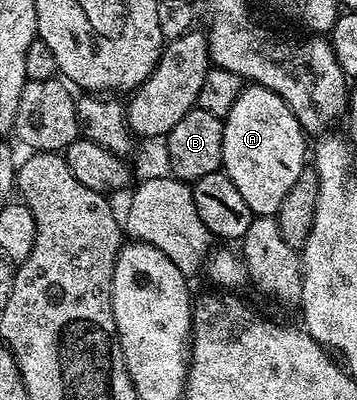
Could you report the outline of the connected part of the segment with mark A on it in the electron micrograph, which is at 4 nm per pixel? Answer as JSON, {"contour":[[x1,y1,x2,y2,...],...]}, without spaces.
{"contour":[[257,84,247,85,240,92,236,104,226,113,222,123,222,170,236,184,240,196,248,203,248,208,256,216,277,215,280,204,284,204,284,196,296,184,296,179,302,170,308,166,308,146,306,150,308,135,302,125,296,120,296,116,280,100,276,92]]}

